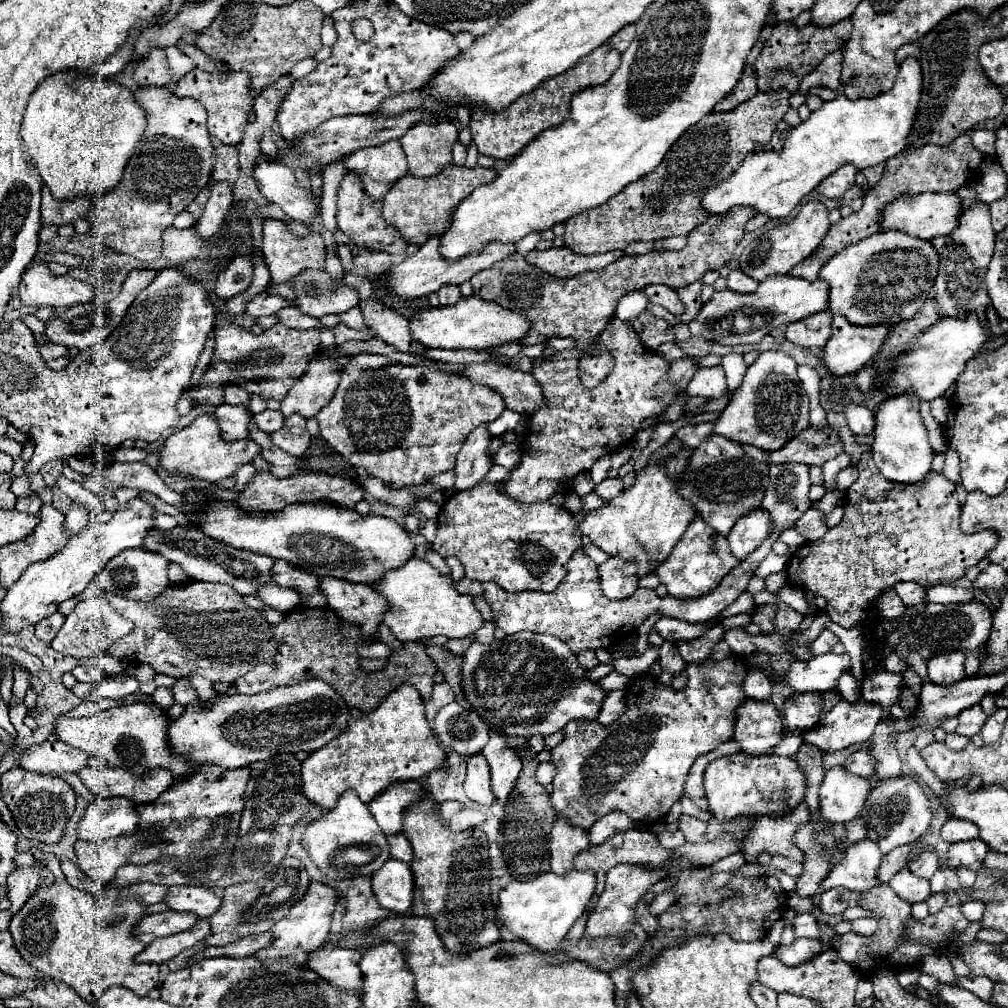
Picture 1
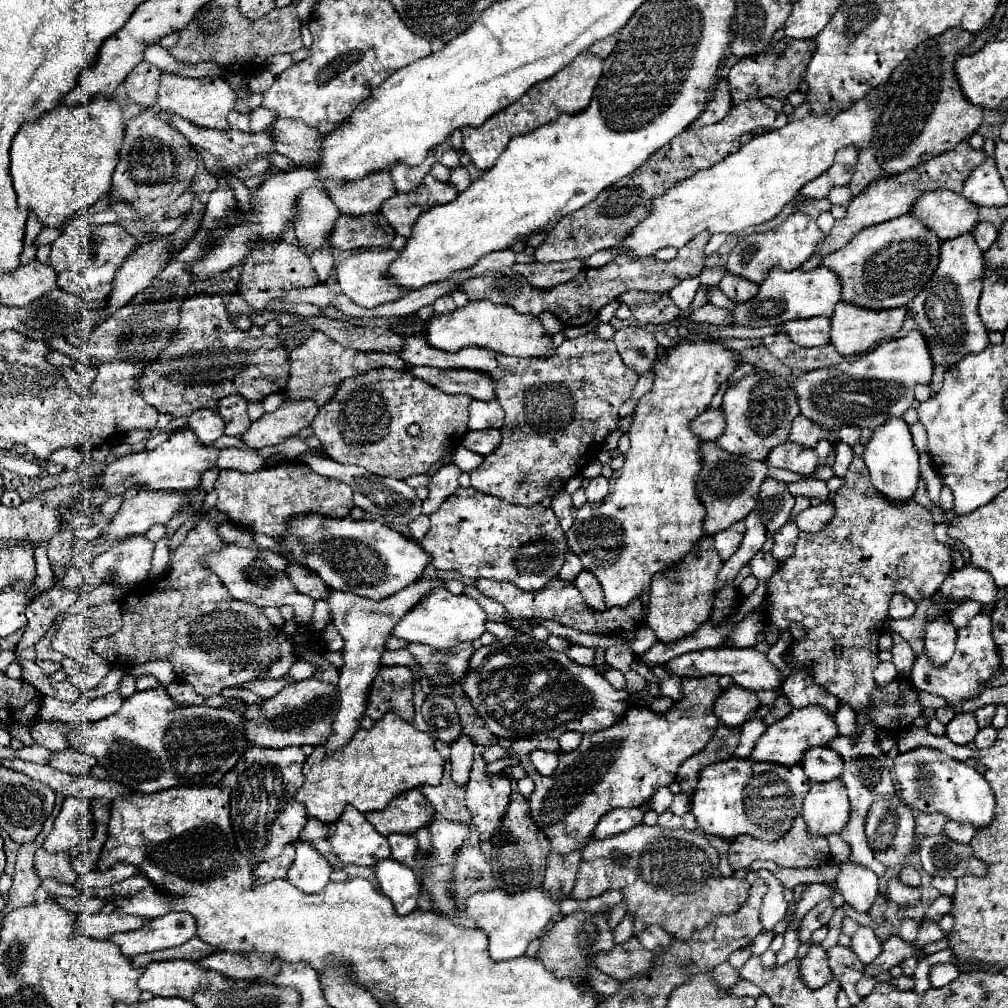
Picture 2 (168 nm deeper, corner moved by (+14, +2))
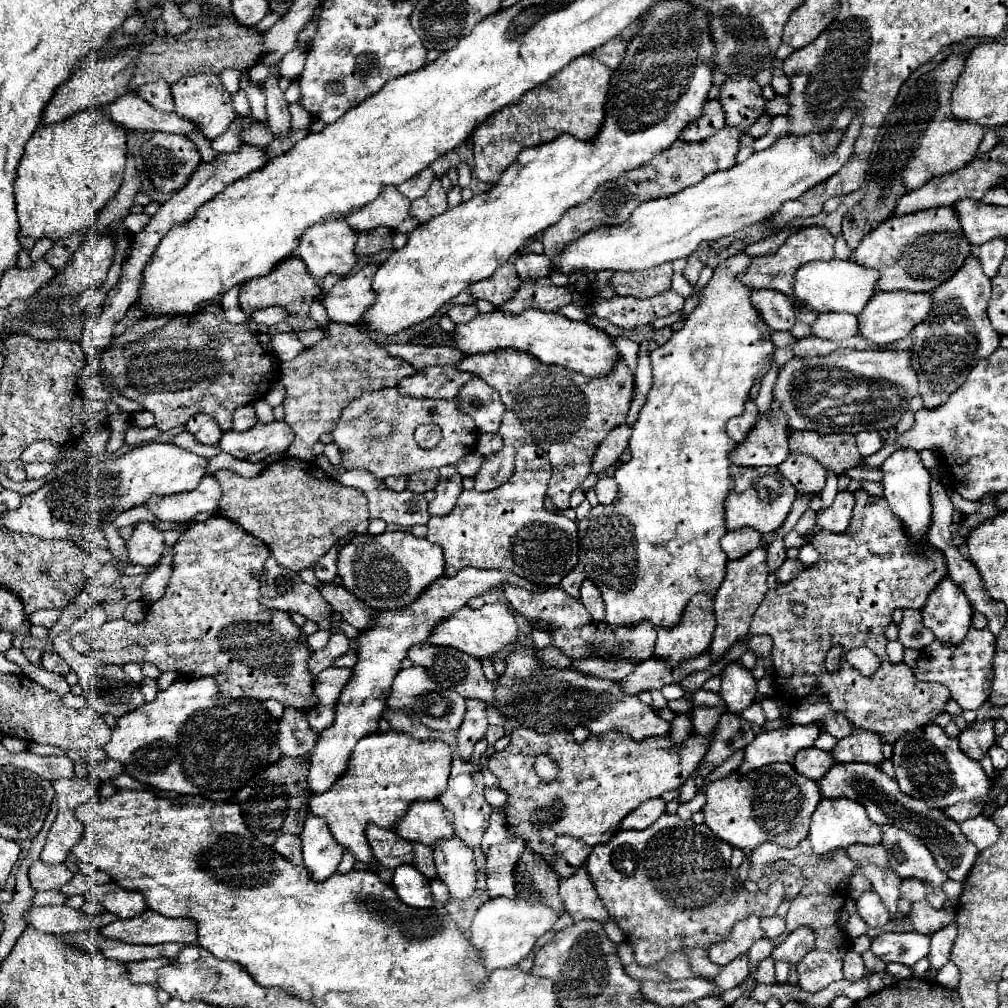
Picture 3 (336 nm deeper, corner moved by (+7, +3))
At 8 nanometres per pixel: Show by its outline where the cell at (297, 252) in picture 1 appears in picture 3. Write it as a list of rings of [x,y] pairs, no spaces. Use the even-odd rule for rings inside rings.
[[[290,256],[282,260],[282,264],[278,264],[268,276],[244,282],[240,286],[238,302],[240,302],[240,308],[248,314],[268,306],[284,306],[290,314],[308,316],[312,302],[316,302],[316,292],[320,292],[320,280],[316,280],[316,276],[312,276],[308,268],[304,268],[304,262],[298,256]]]

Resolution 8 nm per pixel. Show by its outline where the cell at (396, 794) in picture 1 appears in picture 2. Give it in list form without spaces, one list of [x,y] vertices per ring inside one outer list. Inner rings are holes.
[[[411,789],[401,793],[401,797],[395,797],[381,813],[369,813],[365,817],[383,835],[413,835],[417,829],[431,825],[435,819],[435,809],[419,789]]]

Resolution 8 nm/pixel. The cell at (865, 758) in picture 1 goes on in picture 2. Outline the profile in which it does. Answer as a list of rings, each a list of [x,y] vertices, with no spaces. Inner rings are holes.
[[[815,747],[805,751],[801,767],[811,781],[825,783],[841,775],[841,757],[837,757],[829,747]]]

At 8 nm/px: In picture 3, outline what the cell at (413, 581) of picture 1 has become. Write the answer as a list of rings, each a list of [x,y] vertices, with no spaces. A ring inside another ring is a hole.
[[[484,604],[482,608],[470,608],[470,606],[458,608],[456,614],[448,616],[448,620],[440,620],[440,624],[432,630],[428,642],[436,646],[450,646],[462,650],[474,658],[486,658],[490,654],[514,646],[516,634],[518,634],[518,624],[514,620],[512,610],[506,604]]]

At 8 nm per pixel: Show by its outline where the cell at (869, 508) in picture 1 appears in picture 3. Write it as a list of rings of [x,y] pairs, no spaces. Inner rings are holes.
[[[856,490],[856,504],[854,514],[850,520],[850,526],[842,534],[832,534],[828,530],[820,530],[812,536],[810,544],[820,552],[820,560],[806,566],[800,576],[794,580],[780,584],[776,590],[768,590],[762,604],[758,606],[754,620],[750,624],[750,634],[768,634],[774,640],[772,648],[772,662],[774,662],[774,680],[776,680],[776,694],[794,694],[792,698],[802,698],[810,694],[814,688],[830,698],[830,704],[836,712],[842,712],[852,726],[872,730],[872,732],[884,732],[886,742],[896,742],[904,732],[916,730],[918,726],[932,722],[934,716],[944,712],[944,704],[950,698],[948,688],[936,682],[920,682],[912,674],[912,670],[906,664],[898,664],[892,668],[886,658],[886,636],[884,630],[892,620],[892,612],[896,608],[922,608],[934,586],[940,584],[940,580],[946,578],[948,568],[944,564],[944,552],[928,544],[926,540],[918,546],[910,546],[910,536],[900,524],[898,516],[892,514],[886,500],[882,496],[870,496],[864,490]],[[804,604],[806,612],[804,616],[794,614],[794,606]],[[834,644],[842,644],[844,652],[850,652],[854,648],[866,646],[870,648],[880,660],[880,668],[872,676],[862,676],[858,668],[850,666],[846,660],[842,660],[840,668],[836,672],[828,672],[824,668],[824,660],[828,650]]]

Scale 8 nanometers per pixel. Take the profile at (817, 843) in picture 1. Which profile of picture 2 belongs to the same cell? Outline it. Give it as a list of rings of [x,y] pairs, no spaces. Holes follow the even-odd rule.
[[[766,869],[759,870],[758,874],[767,881],[769,887],[769,891],[763,899],[763,907],[761,907],[761,925],[765,931],[773,931],[775,925],[785,917],[785,913],[789,909],[789,903],[783,897],[785,887]]]

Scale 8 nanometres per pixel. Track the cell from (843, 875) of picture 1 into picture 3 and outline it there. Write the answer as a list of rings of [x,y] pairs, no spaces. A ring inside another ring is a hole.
[[[876,890],[862,892],[862,896],[858,898],[856,904],[858,904],[858,914],[868,922],[868,926],[880,928],[890,920],[888,910],[884,908],[880,896],[876,896]]]

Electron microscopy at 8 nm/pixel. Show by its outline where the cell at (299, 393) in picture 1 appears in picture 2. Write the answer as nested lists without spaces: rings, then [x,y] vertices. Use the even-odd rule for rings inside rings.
[[[289,401],[281,405],[281,409],[263,415],[259,421],[251,423],[251,427],[239,437],[249,449],[263,449],[267,445],[279,445],[285,439],[297,435],[303,427],[311,425],[317,415],[317,405],[313,401]]]

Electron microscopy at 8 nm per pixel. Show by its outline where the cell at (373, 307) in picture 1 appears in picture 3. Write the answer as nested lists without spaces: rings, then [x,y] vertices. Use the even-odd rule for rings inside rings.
[[[500,348],[484,354],[472,354],[456,364],[458,370],[480,376],[486,384],[498,390],[506,404],[506,414],[498,434],[504,438],[504,448],[486,456],[482,468],[476,472],[476,490],[488,492],[510,480],[514,472],[514,454],[522,444],[540,446],[552,464],[552,478],[548,484],[548,498],[560,510],[568,508],[570,494],[584,482],[592,470],[592,456],[600,442],[612,428],[622,424],[632,402],[632,370],[626,360],[618,356],[612,372],[602,378],[586,378],[564,366],[540,364],[516,348]]]

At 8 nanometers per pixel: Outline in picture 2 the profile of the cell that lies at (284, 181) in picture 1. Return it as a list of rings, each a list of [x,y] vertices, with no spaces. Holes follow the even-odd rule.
[[[309,189],[301,195],[299,201],[301,213],[295,221],[295,237],[301,243],[307,255],[321,251],[323,245],[329,243],[329,235],[333,233],[335,221],[339,219],[341,211],[333,205],[325,193],[319,189]]]

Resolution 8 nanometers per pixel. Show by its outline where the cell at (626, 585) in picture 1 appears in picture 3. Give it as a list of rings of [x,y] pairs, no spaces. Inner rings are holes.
[[[584,580],[582,582],[582,588],[580,588],[580,600],[584,604],[584,608],[592,614],[594,620],[604,620],[604,600],[600,596],[600,590],[590,582],[590,580]]]

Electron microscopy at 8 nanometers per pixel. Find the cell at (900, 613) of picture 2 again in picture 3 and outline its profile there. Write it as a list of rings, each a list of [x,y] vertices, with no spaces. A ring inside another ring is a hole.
[[[904,610],[904,618],[899,624],[898,640],[905,648],[916,648],[916,650],[926,648],[934,640],[932,630],[928,630],[922,624],[920,610]]]

